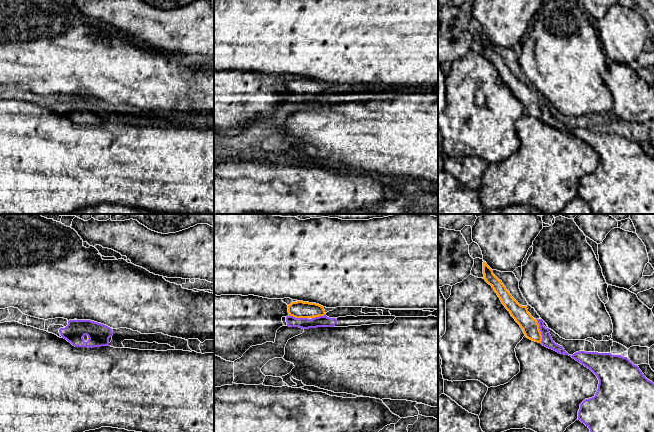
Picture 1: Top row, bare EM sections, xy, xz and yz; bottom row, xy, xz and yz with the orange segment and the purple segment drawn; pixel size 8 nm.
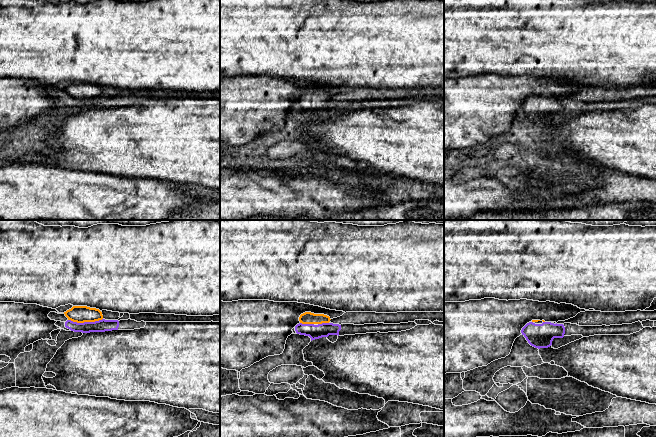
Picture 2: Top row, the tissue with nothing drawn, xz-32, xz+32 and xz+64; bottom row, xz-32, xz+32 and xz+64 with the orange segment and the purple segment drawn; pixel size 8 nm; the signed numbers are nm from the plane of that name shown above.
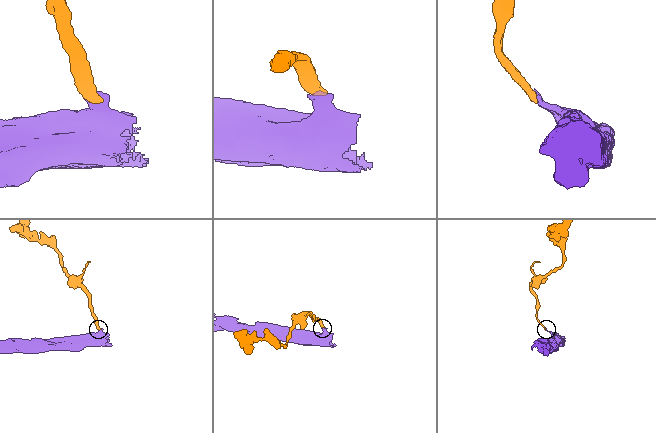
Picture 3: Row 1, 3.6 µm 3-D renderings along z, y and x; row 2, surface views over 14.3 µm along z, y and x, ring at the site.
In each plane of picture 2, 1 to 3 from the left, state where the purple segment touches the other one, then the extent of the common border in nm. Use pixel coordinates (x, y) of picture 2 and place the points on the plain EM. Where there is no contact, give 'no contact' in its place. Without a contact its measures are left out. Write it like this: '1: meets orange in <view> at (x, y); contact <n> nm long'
1: meets orange in xz-32 at (85, 97); contact 280 nm long
2: meets orange in xz+32 at (307, 99); contact 110 nm long
3: no contact

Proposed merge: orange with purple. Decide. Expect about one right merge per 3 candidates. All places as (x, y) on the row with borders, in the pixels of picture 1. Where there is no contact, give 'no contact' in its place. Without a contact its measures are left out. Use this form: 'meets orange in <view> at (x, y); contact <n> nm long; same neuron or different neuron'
meets orange in yz at (539, 331); contact 190 nm long; same neuron

